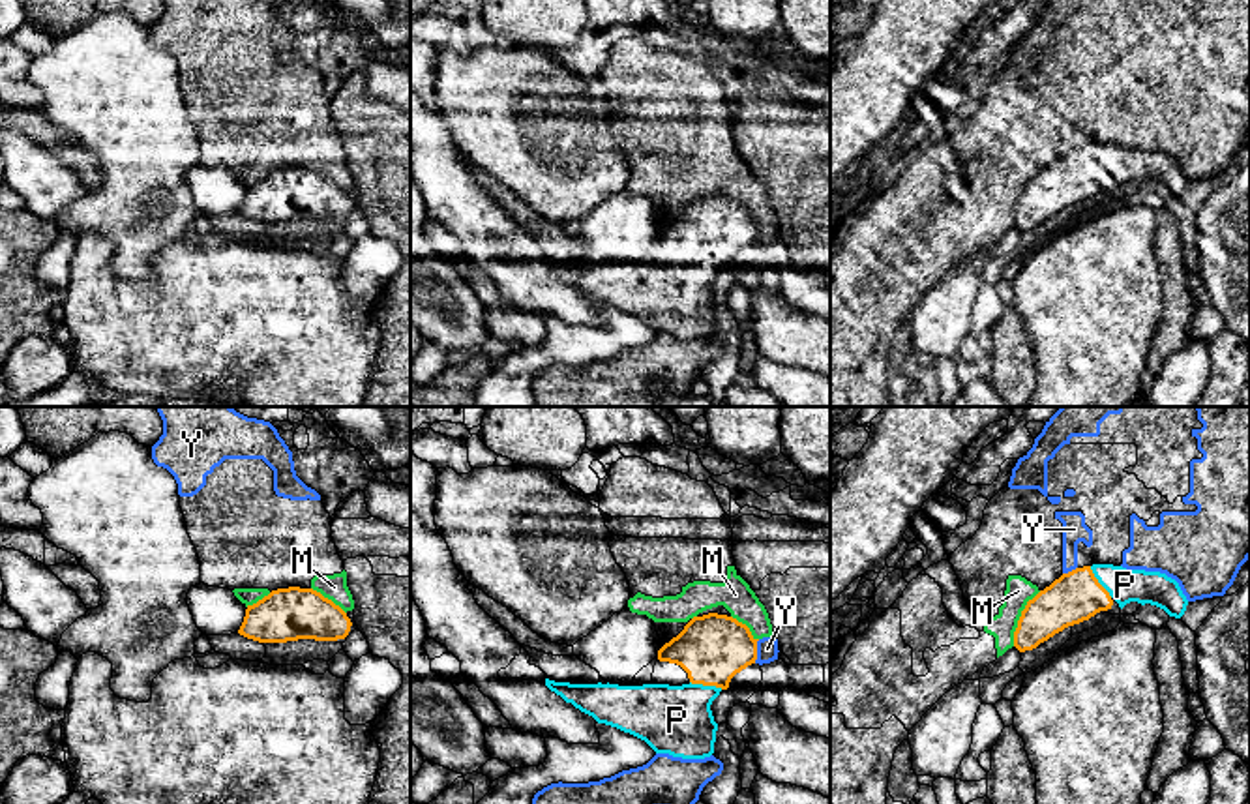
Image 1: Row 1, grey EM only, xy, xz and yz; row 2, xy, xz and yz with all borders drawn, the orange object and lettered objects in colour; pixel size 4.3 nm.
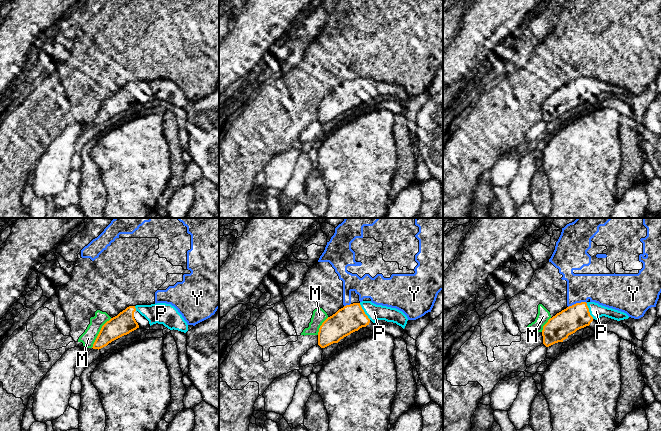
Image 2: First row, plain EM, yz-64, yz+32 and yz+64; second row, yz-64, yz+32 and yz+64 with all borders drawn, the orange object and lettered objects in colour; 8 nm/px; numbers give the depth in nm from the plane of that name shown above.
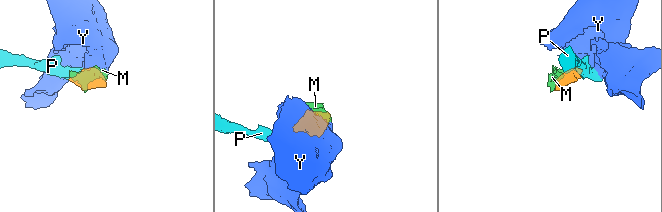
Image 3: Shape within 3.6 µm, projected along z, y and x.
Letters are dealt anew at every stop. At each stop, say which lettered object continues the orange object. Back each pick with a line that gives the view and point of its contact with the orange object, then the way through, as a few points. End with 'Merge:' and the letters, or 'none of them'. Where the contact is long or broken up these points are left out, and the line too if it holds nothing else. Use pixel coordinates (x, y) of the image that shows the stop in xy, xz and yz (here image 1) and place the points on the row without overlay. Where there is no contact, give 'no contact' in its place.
P: meets orange in xz at (707, 265); runs through xz (711, 229), (707, 265), (677, 300)
Merge: P

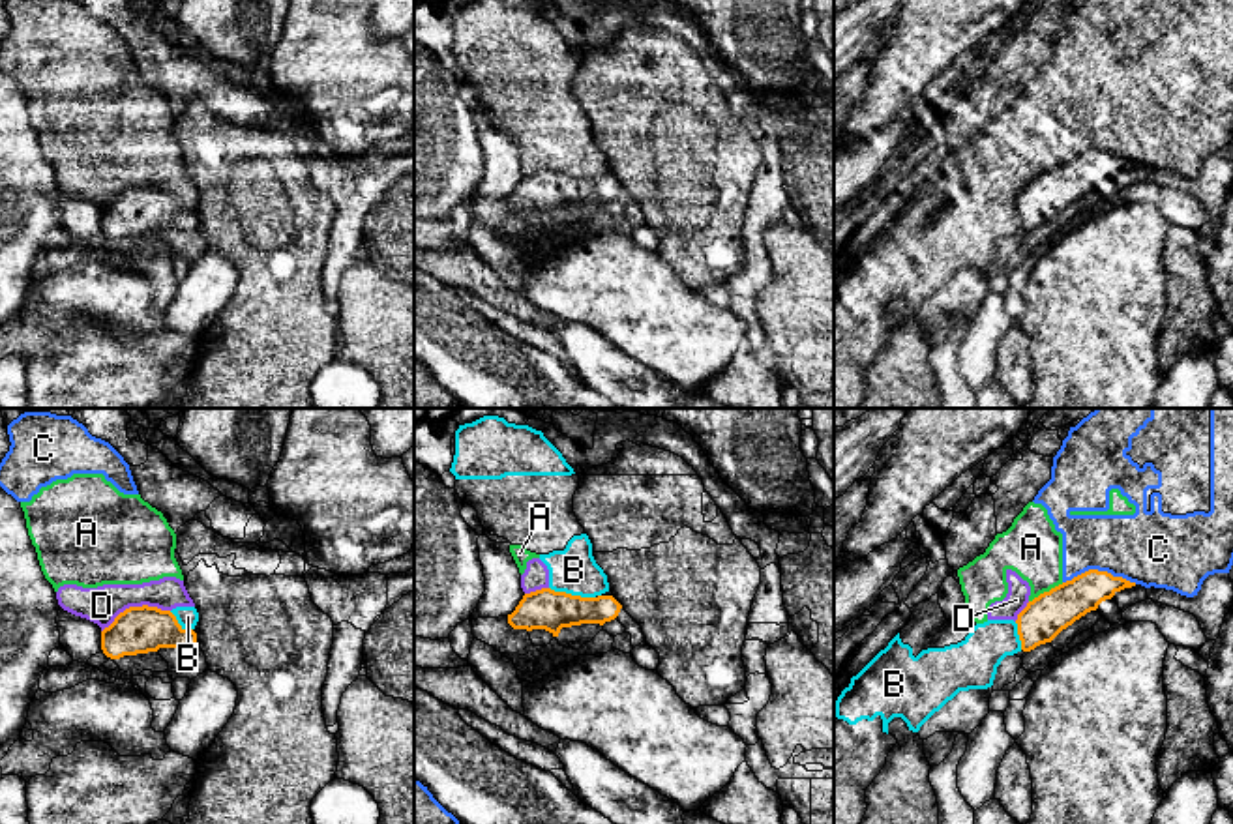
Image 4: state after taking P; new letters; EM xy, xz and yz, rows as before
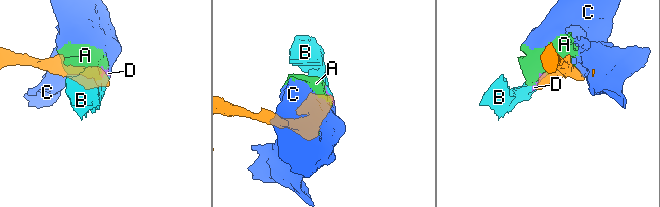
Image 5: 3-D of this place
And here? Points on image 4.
Merge: none of them

